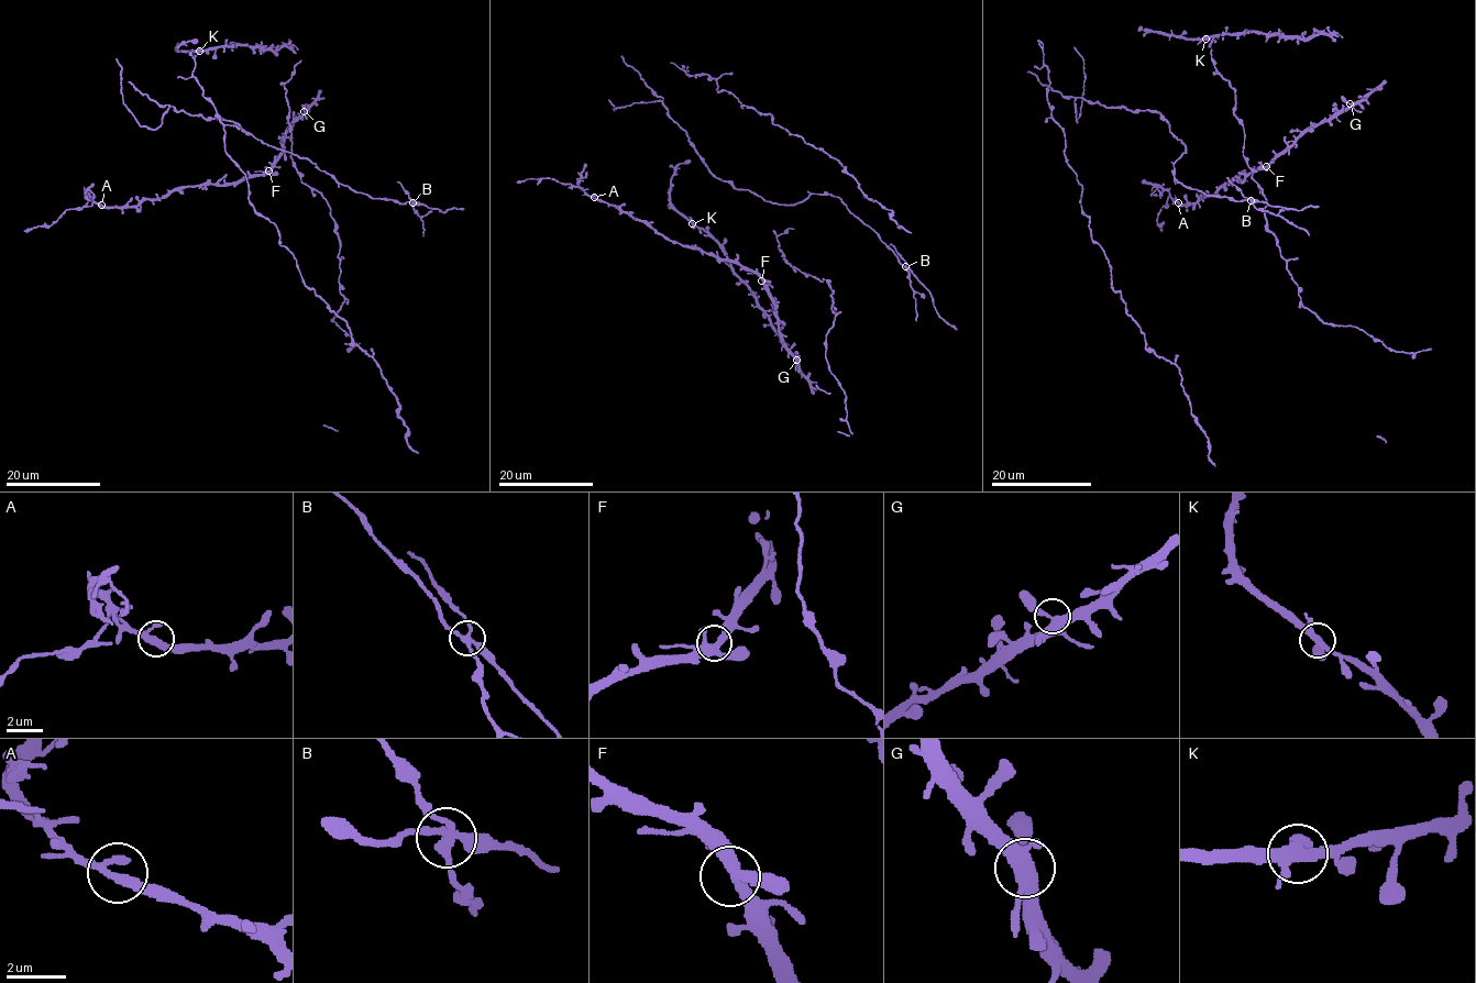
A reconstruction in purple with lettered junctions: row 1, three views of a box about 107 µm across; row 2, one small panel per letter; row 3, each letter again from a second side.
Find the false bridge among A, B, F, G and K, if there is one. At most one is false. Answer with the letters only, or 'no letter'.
B

